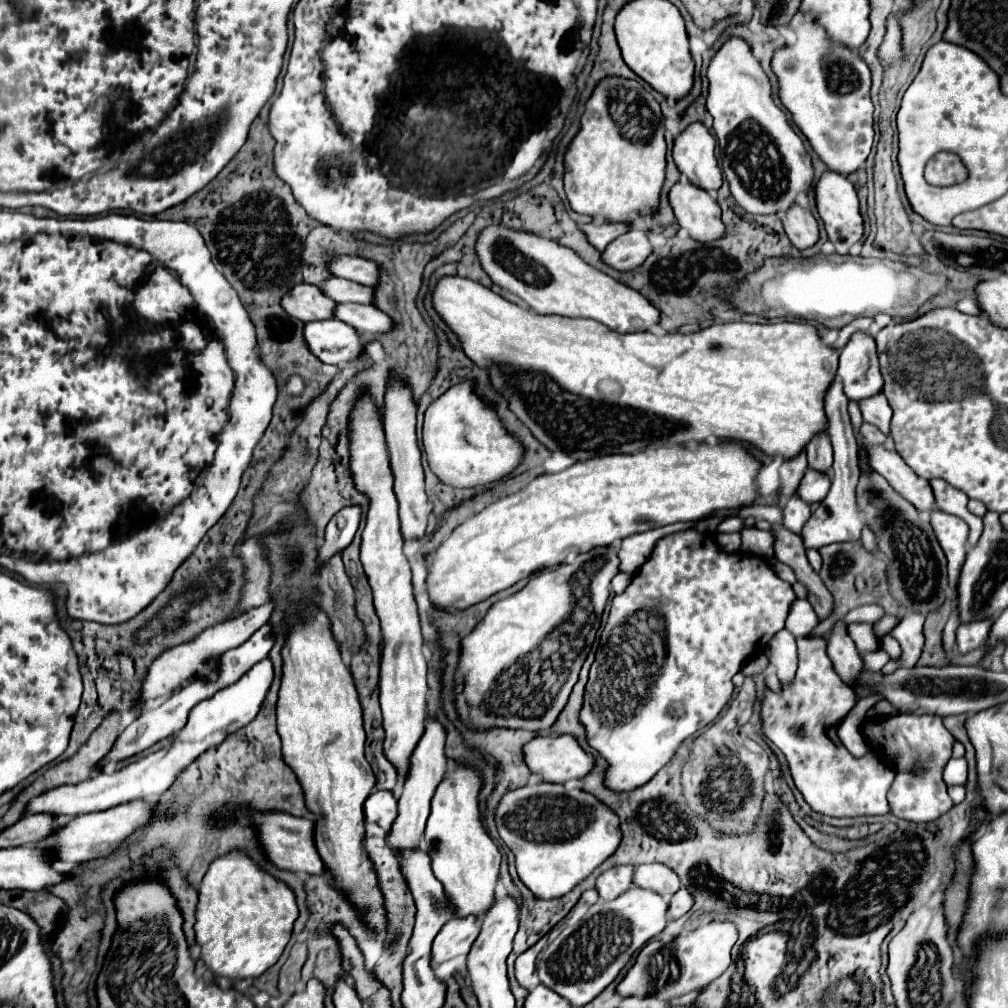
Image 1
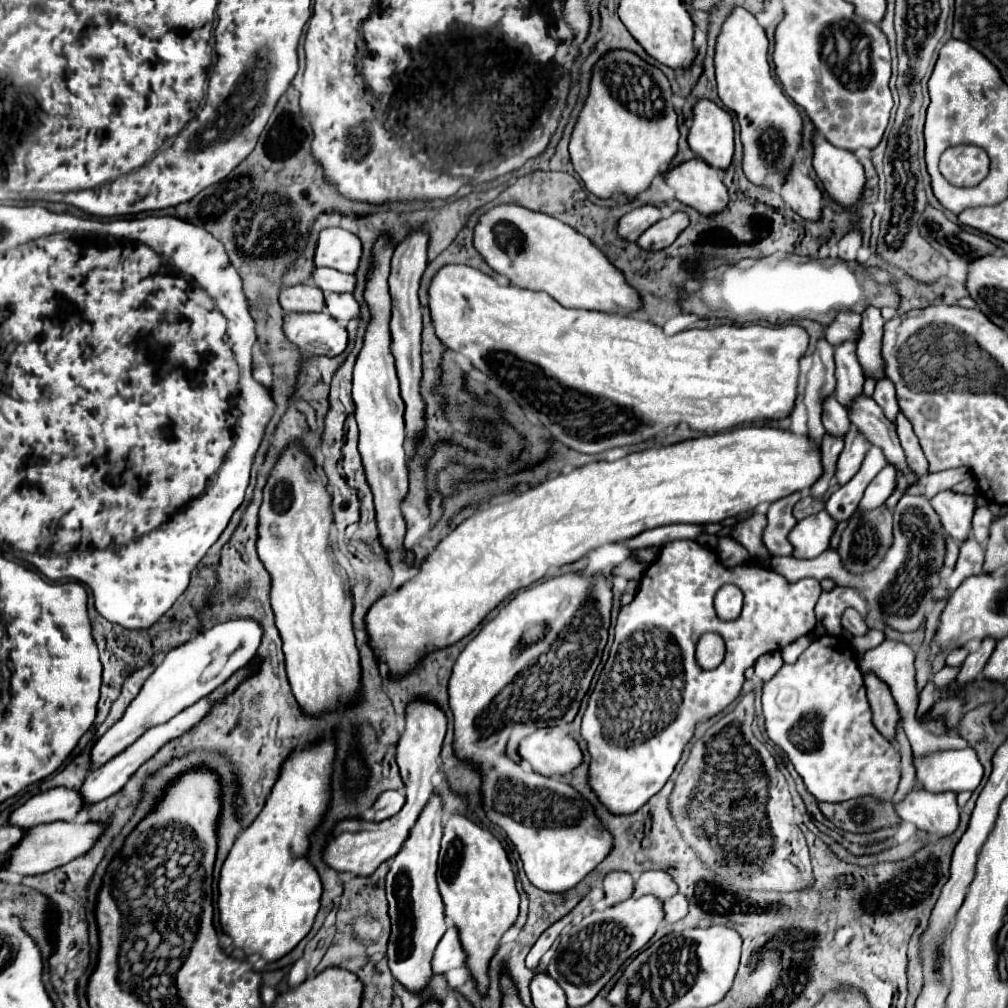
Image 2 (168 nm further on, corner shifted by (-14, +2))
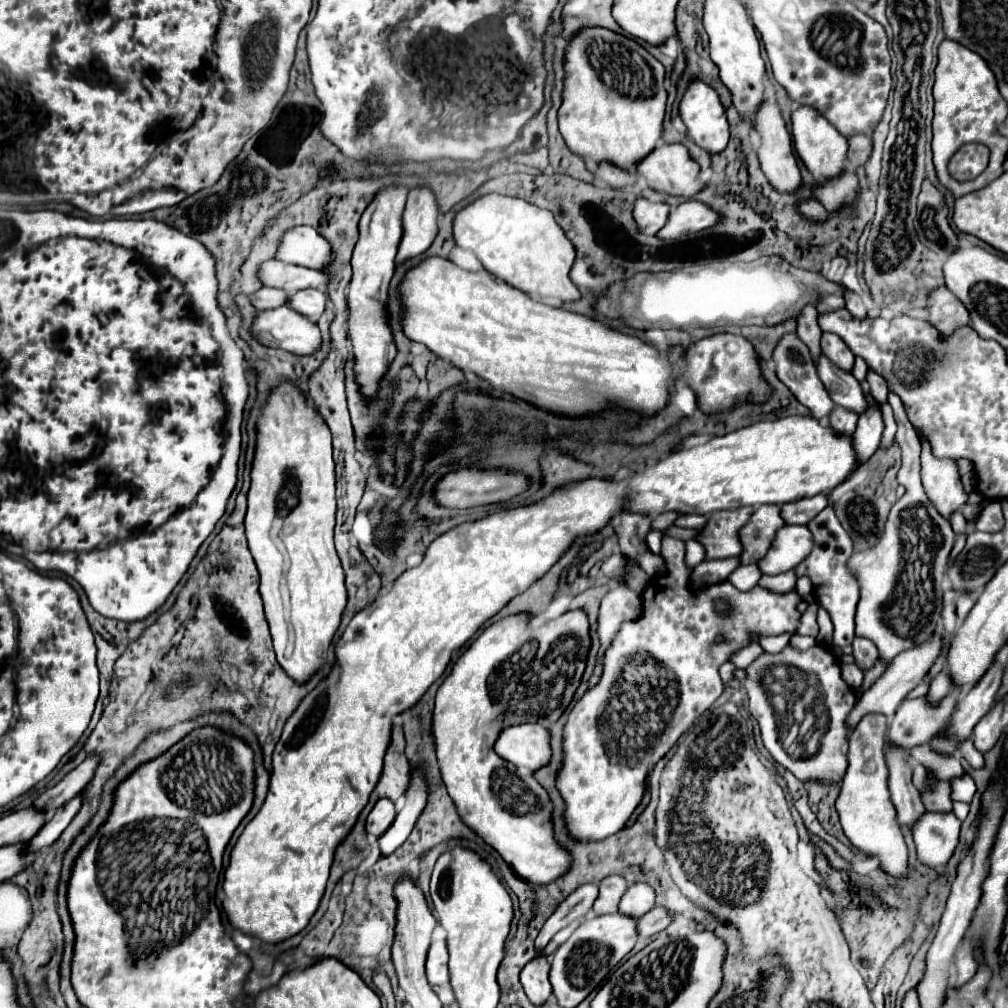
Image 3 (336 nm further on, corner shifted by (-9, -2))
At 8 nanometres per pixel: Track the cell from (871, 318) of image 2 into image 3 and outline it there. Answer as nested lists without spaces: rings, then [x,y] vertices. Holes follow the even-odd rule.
[[[845,289],[845,291],[843,291],[843,299],[845,299],[845,307],[849,309],[849,313],[853,313],[853,317],[857,317],[857,319],[867,317],[867,309],[865,309],[861,297],[859,297],[855,291]]]

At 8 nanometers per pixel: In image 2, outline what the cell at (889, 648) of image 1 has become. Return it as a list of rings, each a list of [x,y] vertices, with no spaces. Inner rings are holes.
[[[972,747],[966,749],[948,749],[948,751],[934,751],[924,757],[912,757],[914,769],[916,769],[916,781],[922,785],[926,791],[974,791],[980,781],[982,781],[982,765],[978,761],[978,755]]]

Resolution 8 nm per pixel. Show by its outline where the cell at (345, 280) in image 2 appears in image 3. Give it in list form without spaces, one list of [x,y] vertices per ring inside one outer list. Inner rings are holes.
[[[267,259],[259,265],[257,271],[259,281],[265,287],[275,287],[285,293],[295,293],[305,287],[315,287],[315,289],[325,289],[327,277],[325,273],[317,269],[307,269],[299,265],[289,265],[277,259]]]

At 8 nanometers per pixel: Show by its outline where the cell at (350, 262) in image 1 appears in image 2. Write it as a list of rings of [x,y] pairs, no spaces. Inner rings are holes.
[[[330,227],[320,233],[314,261],[318,267],[332,267],[342,273],[356,273],[362,259],[362,243],[346,229]]]

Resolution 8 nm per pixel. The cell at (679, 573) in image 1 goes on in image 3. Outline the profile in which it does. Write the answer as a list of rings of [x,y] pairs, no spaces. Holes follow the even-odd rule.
[[[663,537],[663,547],[661,547],[661,557],[665,559],[667,563],[667,575],[663,577],[655,577],[649,587],[645,589],[643,593],[643,615],[633,621],[633,623],[625,623],[619,633],[615,635],[613,639],[613,645],[609,647],[609,651],[605,653],[605,671],[603,671],[603,677],[599,681],[599,685],[591,691],[587,691],[577,703],[575,707],[571,709],[569,717],[567,717],[567,723],[563,725],[563,765],[561,769],[557,771],[555,775],[555,787],[557,791],[561,793],[561,799],[565,801],[565,811],[563,811],[563,819],[565,819],[565,827],[567,827],[567,835],[575,841],[601,841],[617,831],[621,831],[625,827],[625,821],[631,817],[633,809],[641,803],[641,797],[645,795],[645,777],[649,775],[651,767],[675,745],[675,741],[681,737],[681,733],[685,733],[693,721],[703,713],[707,711],[715,699],[723,693],[723,681],[719,677],[719,665],[729,661],[729,655],[735,653],[737,649],[745,647],[751,643],[751,633],[759,633],[759,635],[781,635],[781,633],[791,633],[793,635],[793,629],[797,629],[797,621],[801,617],[801,613],[797,611],[797,603],[801,601],[801,597],[791,591],[787,595],[777,595],[777,593],[771,593],[767,589],[759,589],[759,587],[753,587],[751,591],[743,593],[739,589],[735,589],[729,581],[721,583],[721,585],[713,585],[709,589],[703,589],[703,591],[691,591],[691,585],[689,585],[689,575],[691,575],[691,569],[685,565],[685,543],[679,541],[679,539],[673,539],[673,537]],[[715,601],[727,601],[729,603],[729,611],[727,613],[719,613],[715,609]],[[717,635],[723,635],[725,641],[717,643],[715,637]]]

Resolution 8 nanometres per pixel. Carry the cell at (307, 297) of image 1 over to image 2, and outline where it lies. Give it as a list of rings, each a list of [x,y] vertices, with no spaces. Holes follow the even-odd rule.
[[[300,283],[286,287],[280,293],[280,305],[286,313],[320,313],[326,311],[326,297],[322,289],[310,283]]]

